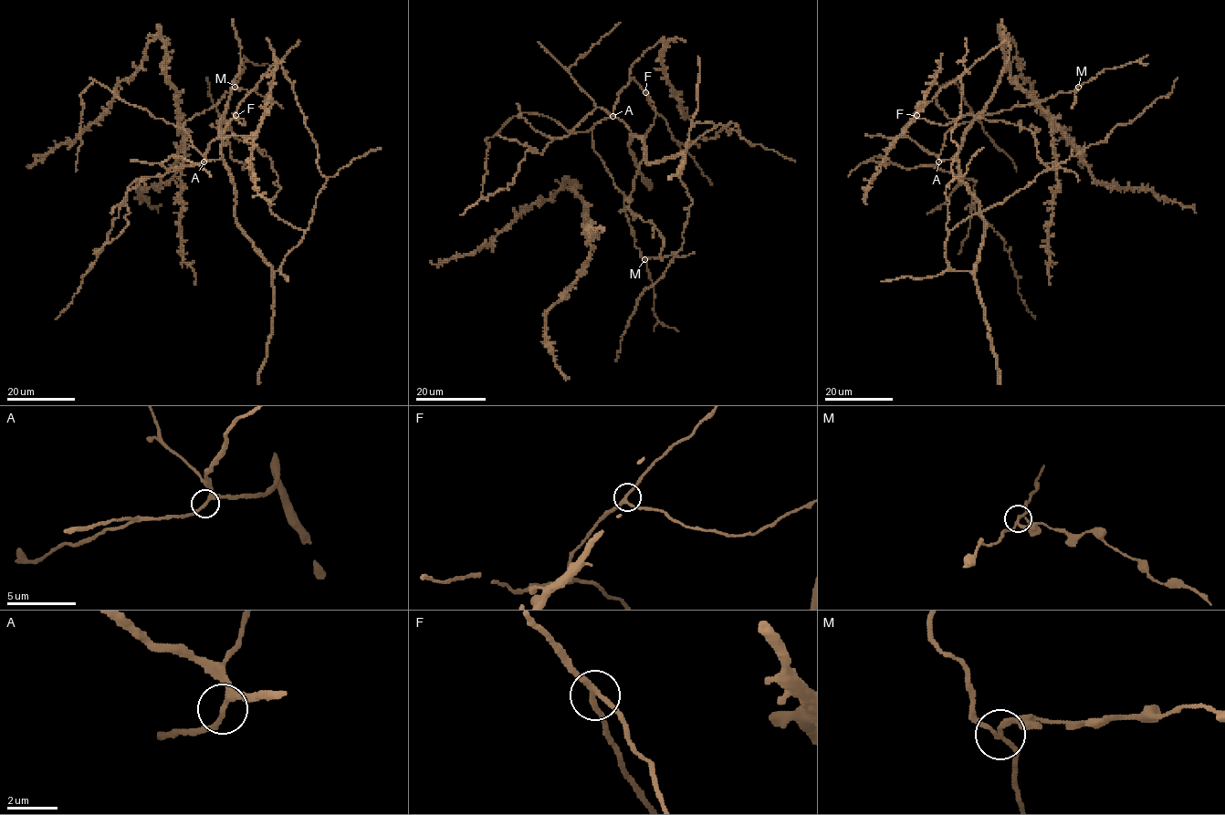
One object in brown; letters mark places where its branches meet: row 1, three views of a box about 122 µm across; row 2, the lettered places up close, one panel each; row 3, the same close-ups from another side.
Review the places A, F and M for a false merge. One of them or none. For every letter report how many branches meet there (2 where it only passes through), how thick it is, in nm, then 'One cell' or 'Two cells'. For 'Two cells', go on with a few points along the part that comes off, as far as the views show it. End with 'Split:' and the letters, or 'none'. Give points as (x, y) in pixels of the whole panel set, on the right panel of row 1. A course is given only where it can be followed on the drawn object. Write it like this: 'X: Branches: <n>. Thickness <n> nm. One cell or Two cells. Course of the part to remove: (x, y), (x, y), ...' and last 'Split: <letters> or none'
A: Branches: 3. Thickness 190 nm. One cell
F: Branches: 3. Thickness 200 nm. One cell
M: Branches: 3. Thickness 160 nm. Two cells. Course of the part to remove: (1078, 86), (1074, 96), (1075, 102), (1072, 108)
Split: M

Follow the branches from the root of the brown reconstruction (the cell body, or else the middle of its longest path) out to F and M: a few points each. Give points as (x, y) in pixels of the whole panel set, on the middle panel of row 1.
F: (613, 111), (618, 94), (632, 78), (645, 92)
M: (613, 111), (593, 126), (593, 148), (624, 195), (634, 245), (644, 259)

